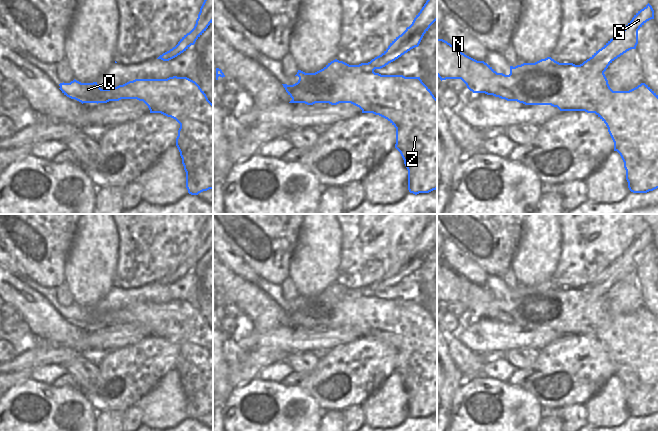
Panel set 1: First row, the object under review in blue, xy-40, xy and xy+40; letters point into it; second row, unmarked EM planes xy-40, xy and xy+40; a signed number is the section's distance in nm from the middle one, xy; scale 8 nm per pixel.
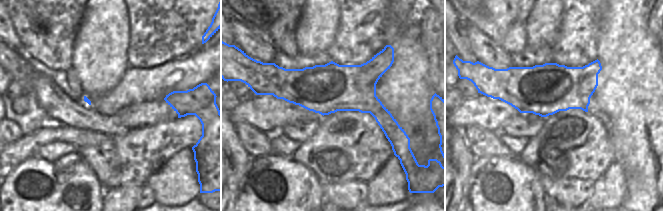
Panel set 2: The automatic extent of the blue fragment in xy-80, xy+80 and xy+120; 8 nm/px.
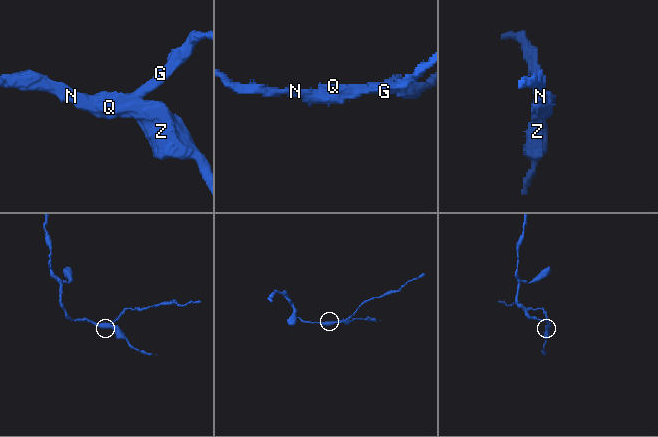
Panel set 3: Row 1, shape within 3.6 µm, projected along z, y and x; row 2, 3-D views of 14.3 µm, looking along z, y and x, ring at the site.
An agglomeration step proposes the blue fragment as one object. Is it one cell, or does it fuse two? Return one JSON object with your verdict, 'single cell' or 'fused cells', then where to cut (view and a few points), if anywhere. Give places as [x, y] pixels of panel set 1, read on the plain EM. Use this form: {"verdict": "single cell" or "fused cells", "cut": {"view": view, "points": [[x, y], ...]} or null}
{"verdict": "fused cells", "cut": {"view": "xy+40", "points": [[580, 288], [596, 287], [603, 297]]}}

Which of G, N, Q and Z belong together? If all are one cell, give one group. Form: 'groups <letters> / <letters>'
groups G / N Q Z

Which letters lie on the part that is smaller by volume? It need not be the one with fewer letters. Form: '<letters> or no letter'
G

